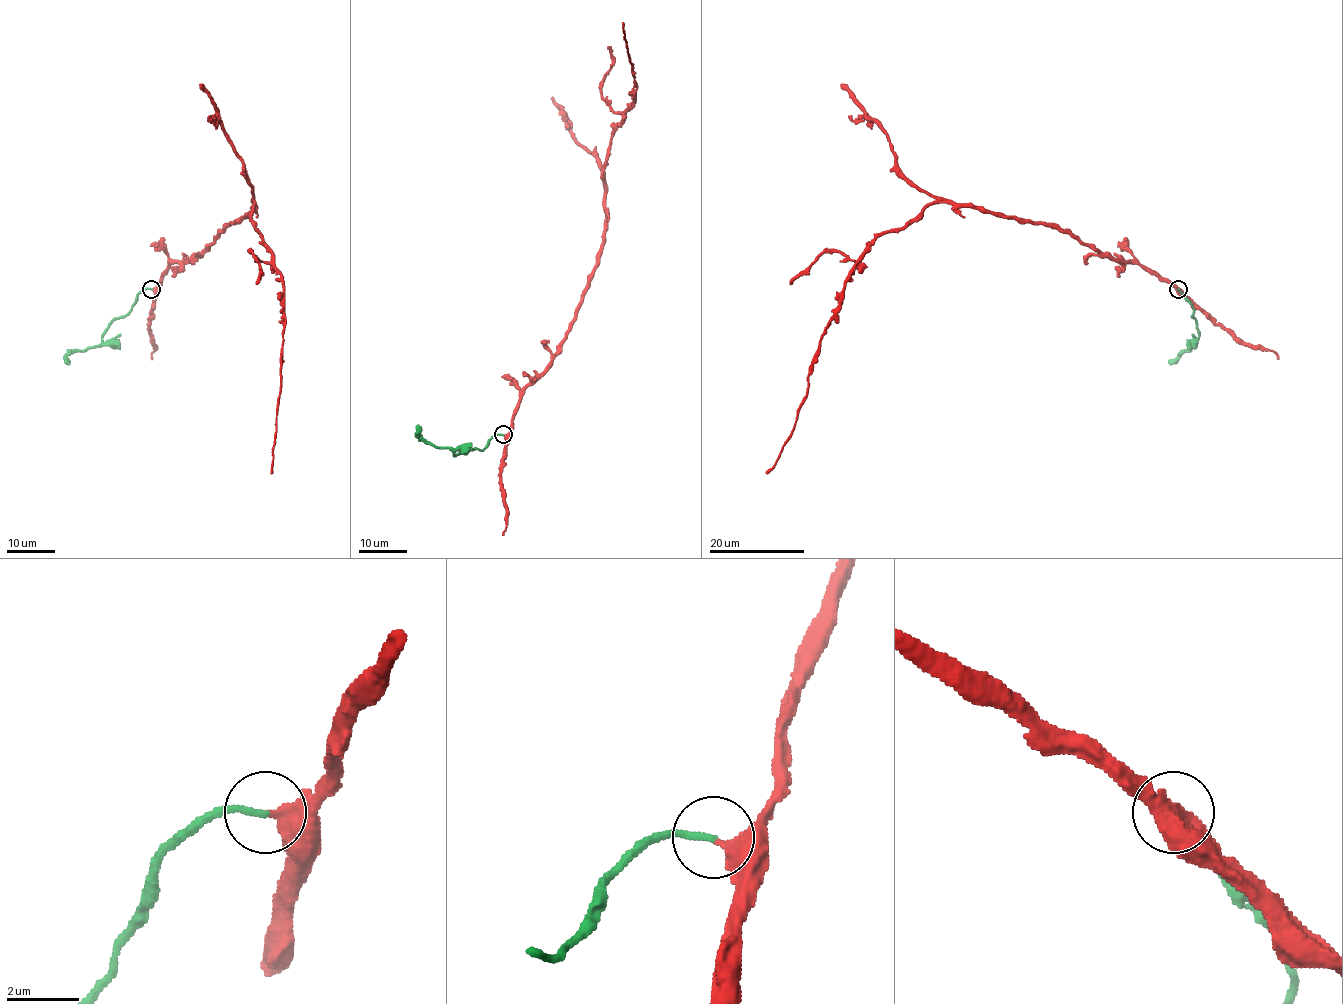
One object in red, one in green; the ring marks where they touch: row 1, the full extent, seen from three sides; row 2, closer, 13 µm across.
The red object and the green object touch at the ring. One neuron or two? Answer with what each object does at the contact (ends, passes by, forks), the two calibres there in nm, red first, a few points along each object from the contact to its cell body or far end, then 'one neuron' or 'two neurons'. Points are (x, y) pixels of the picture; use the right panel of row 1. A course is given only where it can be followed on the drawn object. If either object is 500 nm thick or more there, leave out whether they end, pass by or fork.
red ends; green ends; calibres 340 and 180 nm; course red (1178, 288), (1041, 223), (929, 203), (901, 228), (883, 231), (846, 281), (794, 430), (766, 473); course green (1178, 288), (1194, 311), (1199, 340), (1170, 365); one neuron

